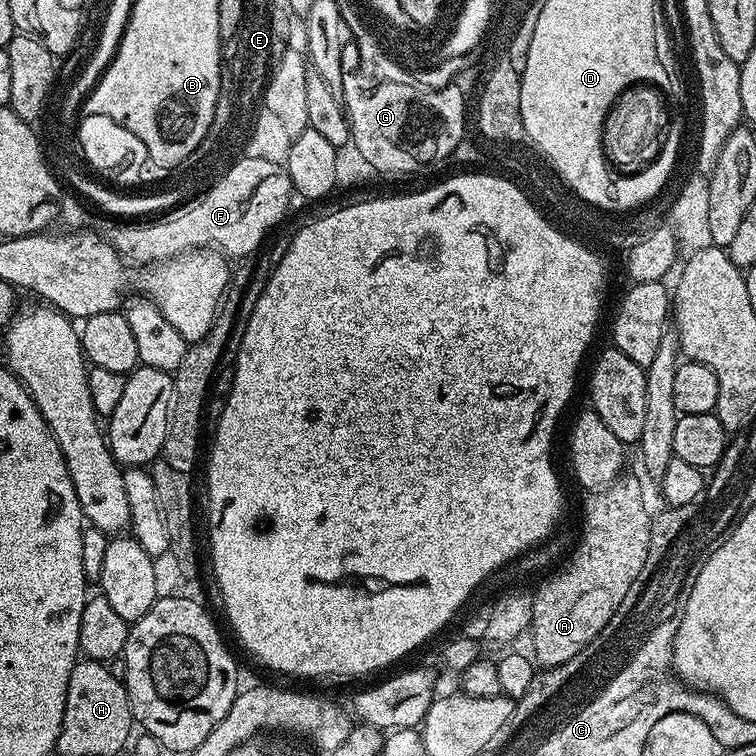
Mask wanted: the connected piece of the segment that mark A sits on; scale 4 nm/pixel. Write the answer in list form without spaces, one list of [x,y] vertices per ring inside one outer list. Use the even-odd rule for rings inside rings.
[[[621,474],[610,486],[593,491],[584,504],[584,529],[566,559],[557,567],[553,576],[548,576],[534,588],[532,601],[532,627],[530,638],[537,644],[541,660],[545,663],[568,659],[577,649],[593,641],[597,632],[605,631],[613,623],[616,611],[624,604],[631,588],[637,587],[636,579],[642,574],[642,565],[650,550],[650,511],[644,505],[644,488],[636,476]]]

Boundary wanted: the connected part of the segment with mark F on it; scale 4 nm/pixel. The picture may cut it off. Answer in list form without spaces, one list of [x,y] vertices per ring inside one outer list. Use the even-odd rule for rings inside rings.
[[[244,154],[202,195],[189,198],[147,222],[113,223],[116,225],[102,232],[102,236],[120,257],[136,266],[172,260],[194,248],[216,249],[228,258],[248,258],[265,243],[264,235],[287,214],[288,199],[293,196],[283,163]]]

